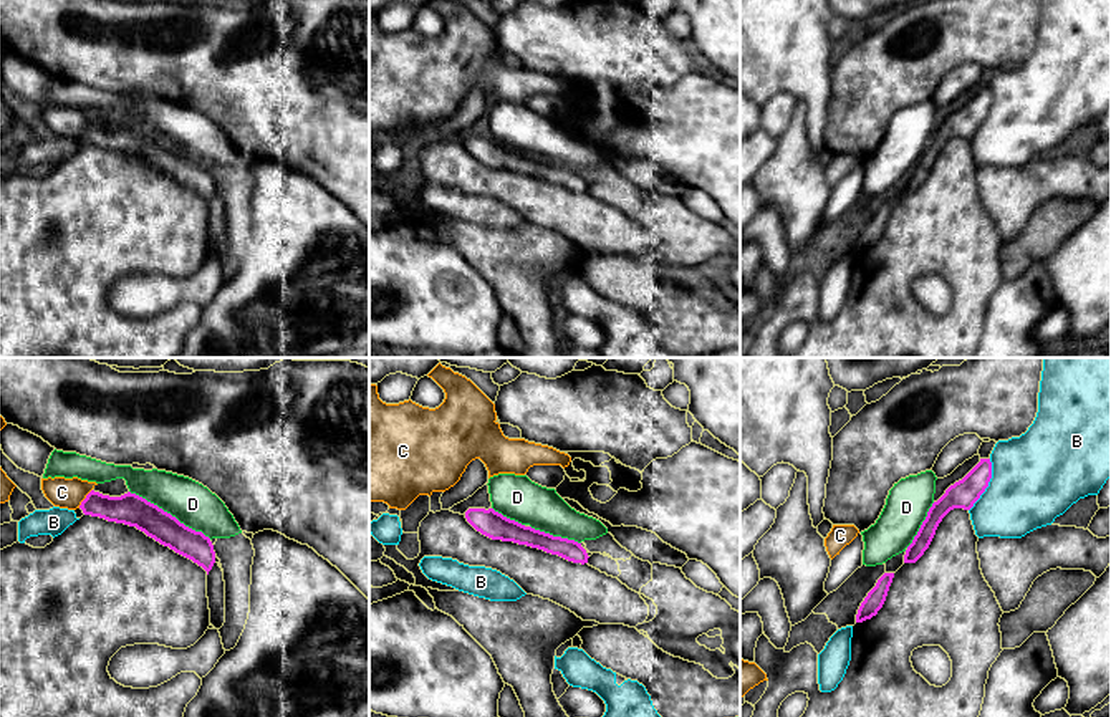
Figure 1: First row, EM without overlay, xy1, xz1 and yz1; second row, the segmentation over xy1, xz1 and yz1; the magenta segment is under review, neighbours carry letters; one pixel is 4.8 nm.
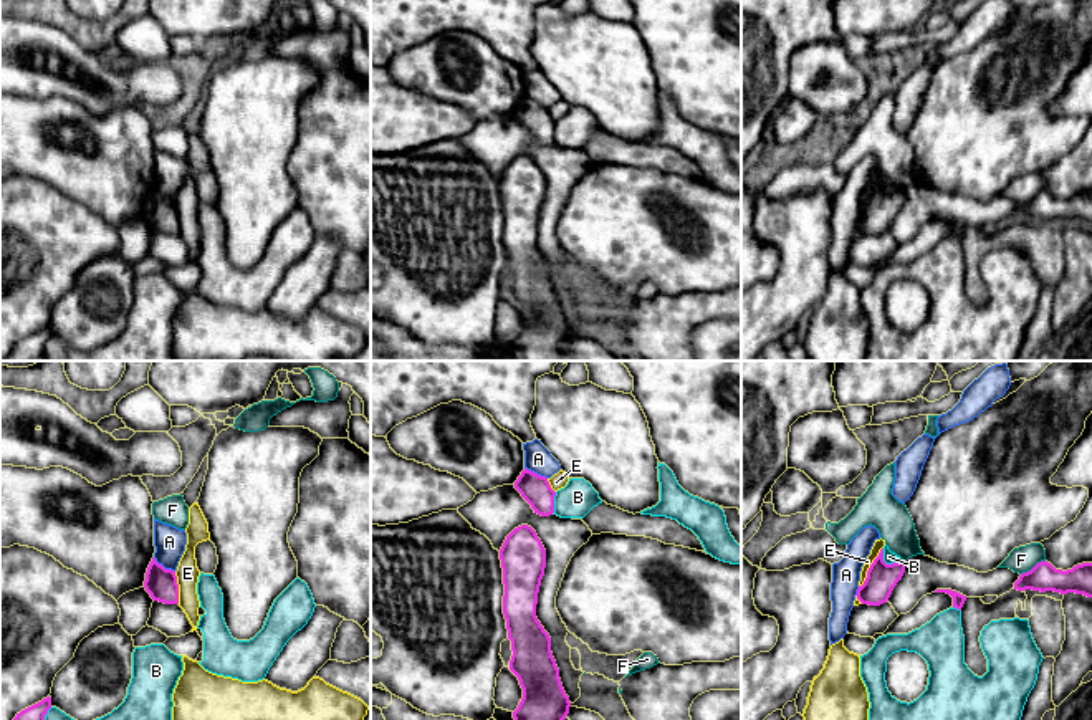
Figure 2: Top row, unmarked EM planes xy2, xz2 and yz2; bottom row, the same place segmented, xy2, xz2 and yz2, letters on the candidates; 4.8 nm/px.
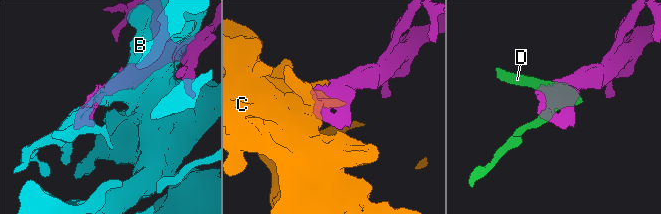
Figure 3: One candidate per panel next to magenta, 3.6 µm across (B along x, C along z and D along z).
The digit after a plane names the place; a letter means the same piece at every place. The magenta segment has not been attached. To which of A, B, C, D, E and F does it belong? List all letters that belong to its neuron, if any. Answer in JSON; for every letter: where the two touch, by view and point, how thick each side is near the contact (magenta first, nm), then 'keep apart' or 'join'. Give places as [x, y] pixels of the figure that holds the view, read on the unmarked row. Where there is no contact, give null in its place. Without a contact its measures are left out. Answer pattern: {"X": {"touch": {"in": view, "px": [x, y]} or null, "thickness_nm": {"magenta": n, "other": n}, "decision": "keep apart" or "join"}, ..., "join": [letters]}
{"A": {"touch": {"in": "xy2", "px": [162, 196]}, "thickness_nm": {"magenta": 150, "other": 150}, "decision": "keep apart"}, "B": {"touch": {"in": "yz1", "px": [987, 115]}, "thickness_nm": {"magenta": 140, "other": 440}, "decision": "keep apart"}, "C": {"touch": {"in": "xy1", "px": [85, 128]}, "thickness_nm": {"magenta": 160, "other": 150}, "decision": "join"}, "D": {"touch": {"in": "xy1", "px": [169, 143]}, "thickness_nm": {"magenta": 160, "other": 200}, "decision": "keep apart"}, "E": {"touch": {"in": "yz2", "px": [871, 196]}, "thickness_nm": {"magenta": 150, "other": 50}, "decision": "keep apart"}, "F": {"touch": {"in": "yz2", "px": [1034, 196]}, "thickness_nm": {"magenta": 140, "other": 130}, "decision": "keep apart"}, "join": ["C"]}

